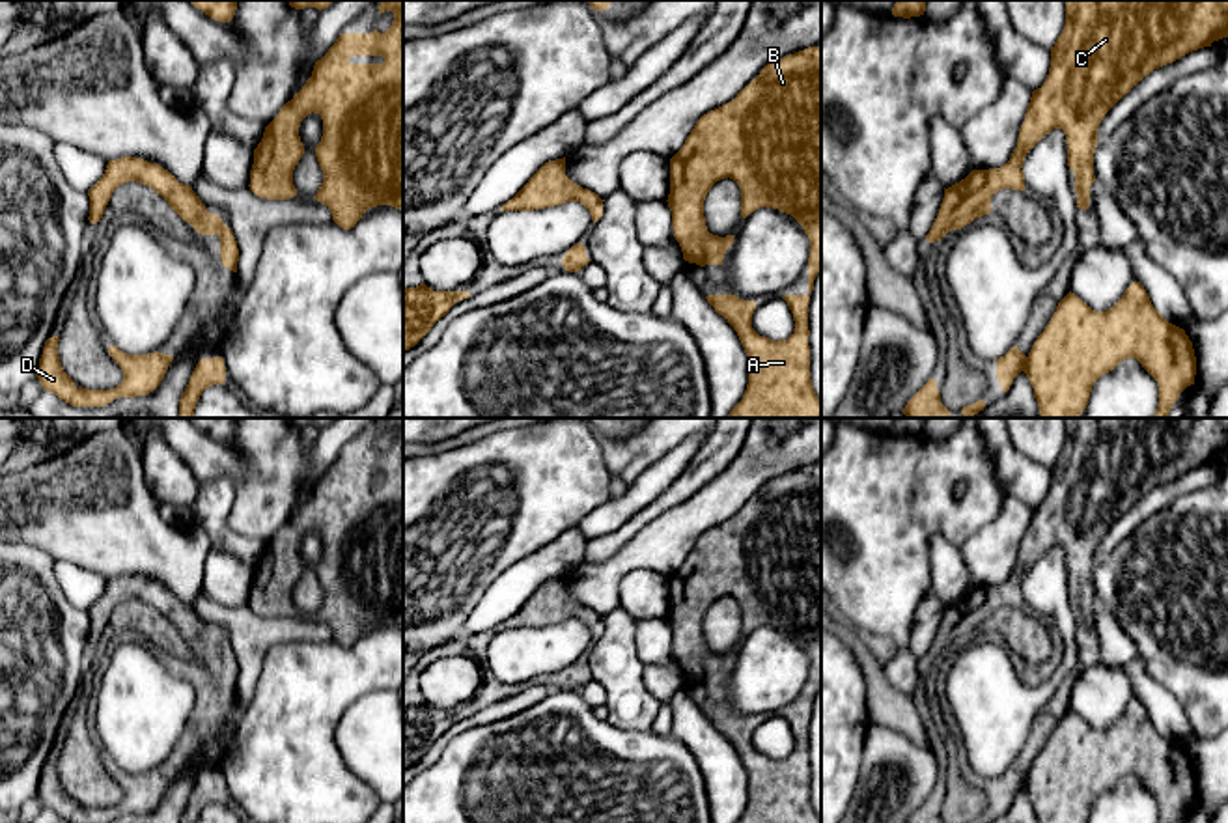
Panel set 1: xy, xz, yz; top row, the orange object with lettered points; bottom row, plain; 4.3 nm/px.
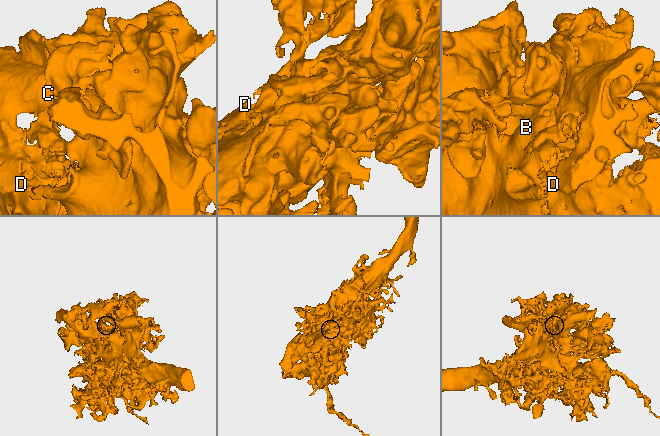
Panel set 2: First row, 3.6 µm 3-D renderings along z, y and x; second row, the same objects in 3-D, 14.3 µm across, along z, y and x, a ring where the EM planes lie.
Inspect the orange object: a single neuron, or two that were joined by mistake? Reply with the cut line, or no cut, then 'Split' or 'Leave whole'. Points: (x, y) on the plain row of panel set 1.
No split. Leave whole

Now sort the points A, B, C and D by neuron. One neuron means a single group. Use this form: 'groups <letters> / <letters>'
groups A B C D

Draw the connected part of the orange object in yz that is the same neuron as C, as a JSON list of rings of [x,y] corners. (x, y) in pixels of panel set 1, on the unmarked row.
[[[1066,418],[1066,442],[1051,465],[1051,485],[1041,506],[1032,509],[1025,539],[1019,547],[1017,565],[1000,586],[972,588],[959,601],[944,607],[939,633],[926,653],[928,661],[941,659],[948,649],[961,648],[974,636],[991,631],[991,616],[1002,608],[1025,608],[1023,582],[1026,571],[1053,547],[1062,547],[1068,560],[1068,584],[1075,592],[1077,625],[1088,627],[1094,593],[1094,571],[1097,549],[1105,532],[1153,487],[1179,478],[1181,474],[1211,465],[1213,459],[1228,455],[1228,418]]]

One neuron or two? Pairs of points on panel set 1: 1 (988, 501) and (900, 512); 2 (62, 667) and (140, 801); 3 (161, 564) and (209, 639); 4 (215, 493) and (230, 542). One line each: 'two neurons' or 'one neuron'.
1: one neuron
2: two neurons
3: two neurons
4: one neuron

